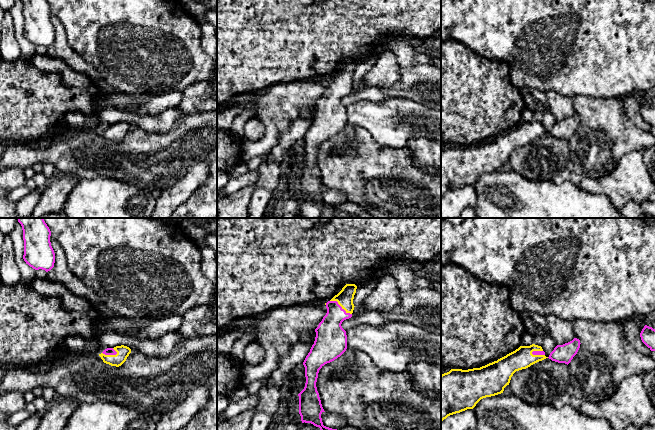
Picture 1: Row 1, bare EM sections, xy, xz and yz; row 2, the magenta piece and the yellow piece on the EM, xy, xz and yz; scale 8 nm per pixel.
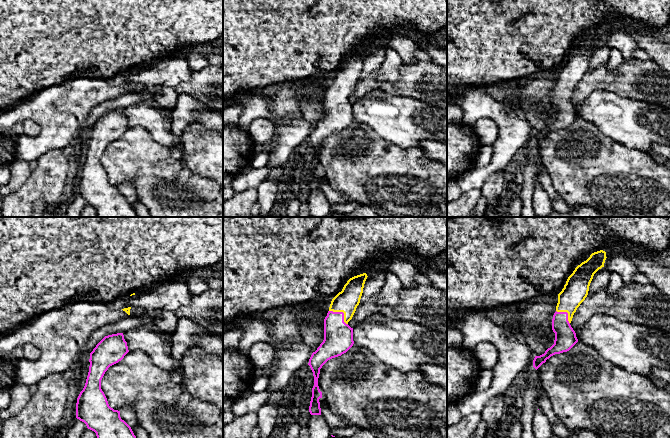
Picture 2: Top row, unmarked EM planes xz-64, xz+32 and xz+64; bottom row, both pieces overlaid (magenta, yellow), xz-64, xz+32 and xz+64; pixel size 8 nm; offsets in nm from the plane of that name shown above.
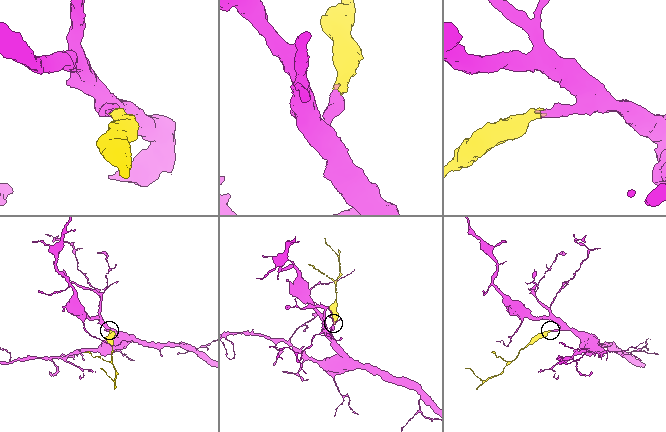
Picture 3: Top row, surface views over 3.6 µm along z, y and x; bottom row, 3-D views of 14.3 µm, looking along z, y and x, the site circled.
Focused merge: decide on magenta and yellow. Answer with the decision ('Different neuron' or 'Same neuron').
Same neuron

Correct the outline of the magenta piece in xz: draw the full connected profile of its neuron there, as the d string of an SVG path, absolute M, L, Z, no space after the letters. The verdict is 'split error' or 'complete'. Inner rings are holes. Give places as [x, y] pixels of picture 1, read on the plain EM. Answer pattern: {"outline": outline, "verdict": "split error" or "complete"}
{"outline": "M346 60L330 77L325 79L327 89L315 105L316 113L303 141L306 159L299 172L299 190L302 199L311 199L321 206L320 218L351 218L350 214L338 211L323 201L321 190L324 187L316 158L319 146L327 139L340 133L347 125L347 111L341 100L352 93L353 75L357 62Z", "verdict": "split error"}

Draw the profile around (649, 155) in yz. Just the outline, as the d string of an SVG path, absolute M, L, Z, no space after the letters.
M655 144L644 151L643 159L648 173L655 183Z

